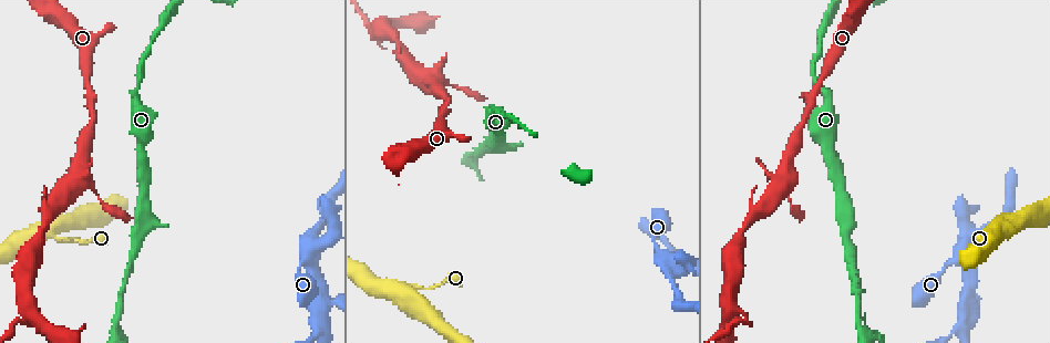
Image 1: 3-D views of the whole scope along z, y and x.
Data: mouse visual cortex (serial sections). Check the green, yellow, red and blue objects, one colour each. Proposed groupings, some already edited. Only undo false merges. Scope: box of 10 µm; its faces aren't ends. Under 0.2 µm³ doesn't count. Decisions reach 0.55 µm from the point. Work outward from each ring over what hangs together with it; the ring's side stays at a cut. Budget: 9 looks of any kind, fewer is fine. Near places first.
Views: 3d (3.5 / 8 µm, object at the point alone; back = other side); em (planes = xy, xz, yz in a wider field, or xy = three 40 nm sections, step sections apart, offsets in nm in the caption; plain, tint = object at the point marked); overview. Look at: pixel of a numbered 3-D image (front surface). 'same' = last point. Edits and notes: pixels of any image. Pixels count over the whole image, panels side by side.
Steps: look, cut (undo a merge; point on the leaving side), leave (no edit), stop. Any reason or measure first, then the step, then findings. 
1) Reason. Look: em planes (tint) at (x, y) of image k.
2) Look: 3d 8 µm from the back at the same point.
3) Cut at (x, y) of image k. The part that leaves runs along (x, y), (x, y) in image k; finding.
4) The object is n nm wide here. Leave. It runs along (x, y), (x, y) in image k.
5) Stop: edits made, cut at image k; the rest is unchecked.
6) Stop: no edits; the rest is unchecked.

Sudden change in width. Look: 3d 3.5 µm at (849, 242) of image 1.

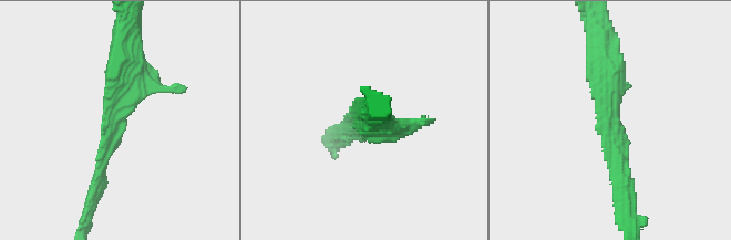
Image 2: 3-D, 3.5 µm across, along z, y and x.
The arms are 150, 450 nm wide. Look: em planes (tint) at (113, 120) of image 2.

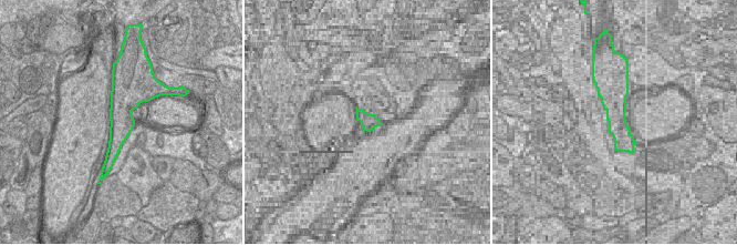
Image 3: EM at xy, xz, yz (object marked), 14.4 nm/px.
Leave. It runs along (126, 51), (96, 187) in image 2; all the same cell.

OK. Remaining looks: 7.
Thick turns thin. Look: em xy step 2 (tint) at (798, 128) of image 1.

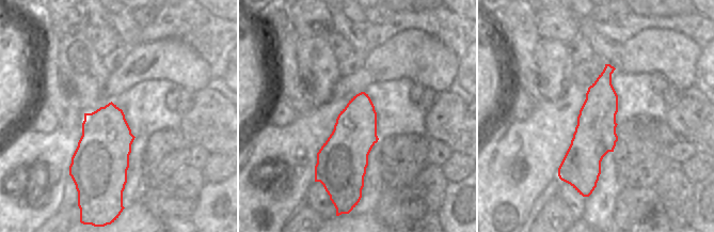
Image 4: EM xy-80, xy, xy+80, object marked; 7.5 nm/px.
Look: 3d 3.5 µm at the same point.

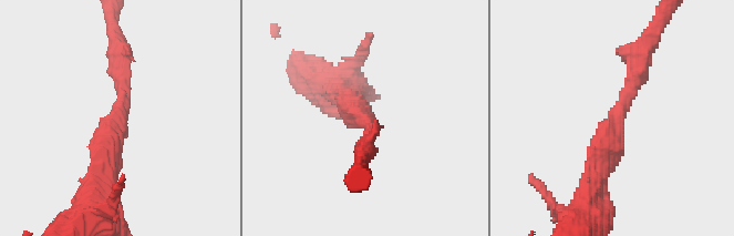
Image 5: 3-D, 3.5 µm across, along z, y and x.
The arms are 200, 350 nm wide. Leave. It runs along (607, 66), (587, 149), (587, 183) in image 4; one cell here.

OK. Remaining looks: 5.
Sharp bend. Look: 3d 3.5 µm at (403, 286) of image 1.

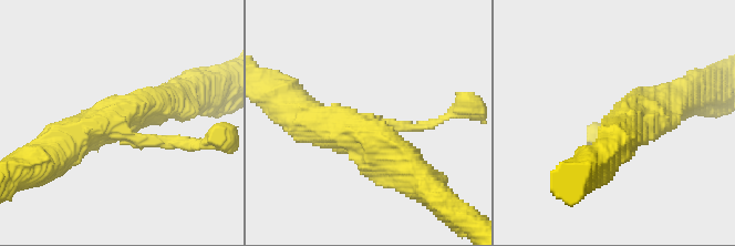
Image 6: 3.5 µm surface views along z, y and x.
Leave. It runs along (617, 144), (625, 113), (668, 103) in image 6; continuous, no second cell.

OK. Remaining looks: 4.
Four or more arms meet. Look: 3d 3.5 µm at (306, 258) of image 1.

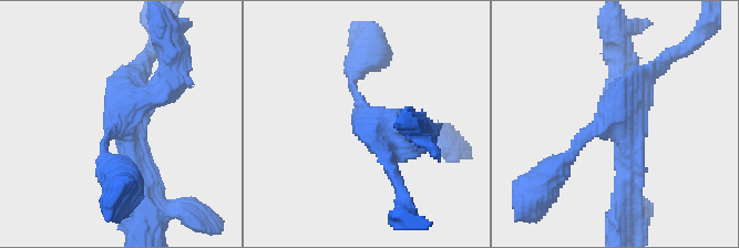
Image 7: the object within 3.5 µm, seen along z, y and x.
Look: em xy step 5 (tint) at (371, 121) of image 7.

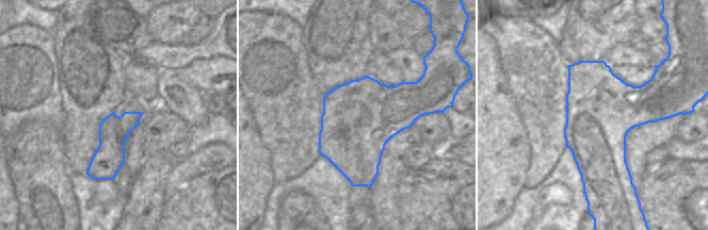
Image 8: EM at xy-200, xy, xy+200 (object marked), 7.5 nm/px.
Leave. It runs along (561, 163), (589, 132), (615, 125), (624, 81) in image 7; all the same cell.

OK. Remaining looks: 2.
Stop: no edits; the rest is unchecked.

